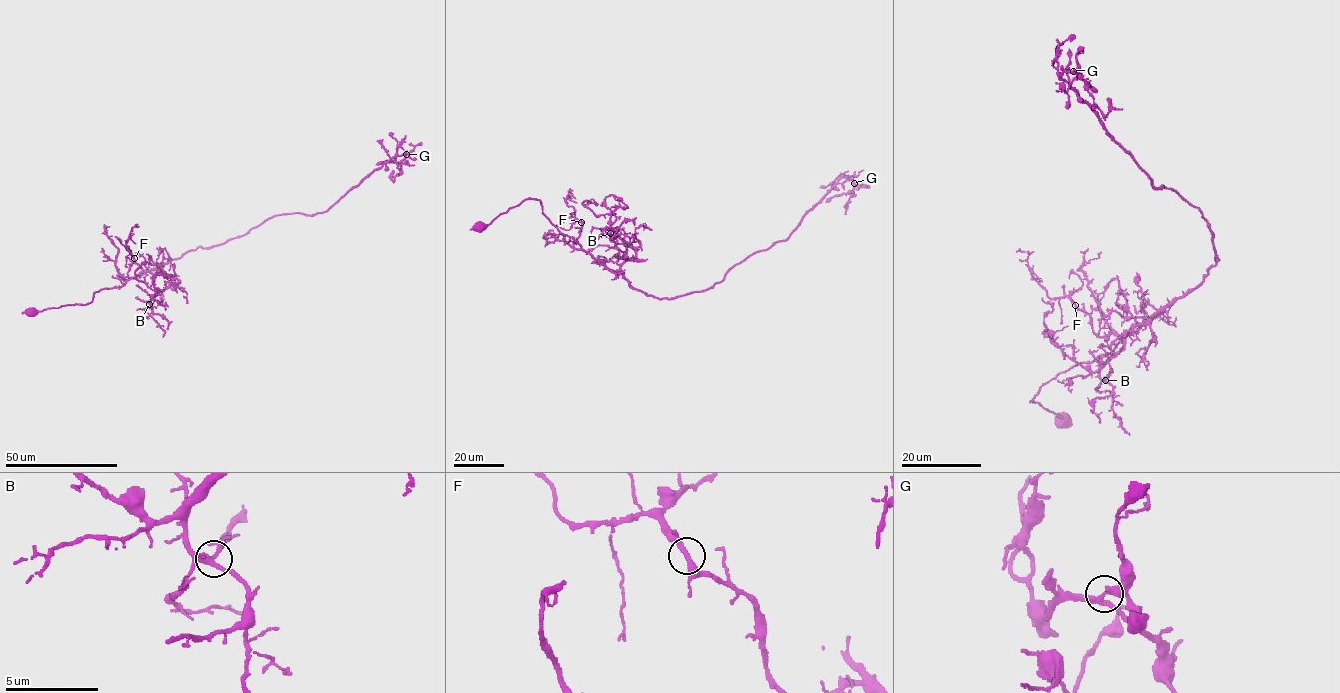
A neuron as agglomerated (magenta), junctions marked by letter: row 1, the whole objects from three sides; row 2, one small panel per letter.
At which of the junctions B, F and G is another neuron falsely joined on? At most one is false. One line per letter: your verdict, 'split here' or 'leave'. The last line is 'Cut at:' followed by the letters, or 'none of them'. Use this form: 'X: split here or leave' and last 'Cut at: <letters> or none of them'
B: leave
F: leave
G: leave
Cut at: none of them

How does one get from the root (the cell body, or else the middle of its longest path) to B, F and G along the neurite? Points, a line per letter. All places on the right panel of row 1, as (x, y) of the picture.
B: (1066, 418), (1031, 402), (1040, 387), (1105, 356), (1162, 309), (1128, 332), (1101, 367), (1105, 380)
F: (1066, 418), (1031, 402), (1040, 387), (1105, 356), (1120, 341), (1114, 333), (1097, 335), (1075, 305)
G: (1066, 418), (1031, 402), (1040, 387), (1105, 356), (1219, 259), (1198, 207), (1154, 187), (1060, 76), (1073, 71)

